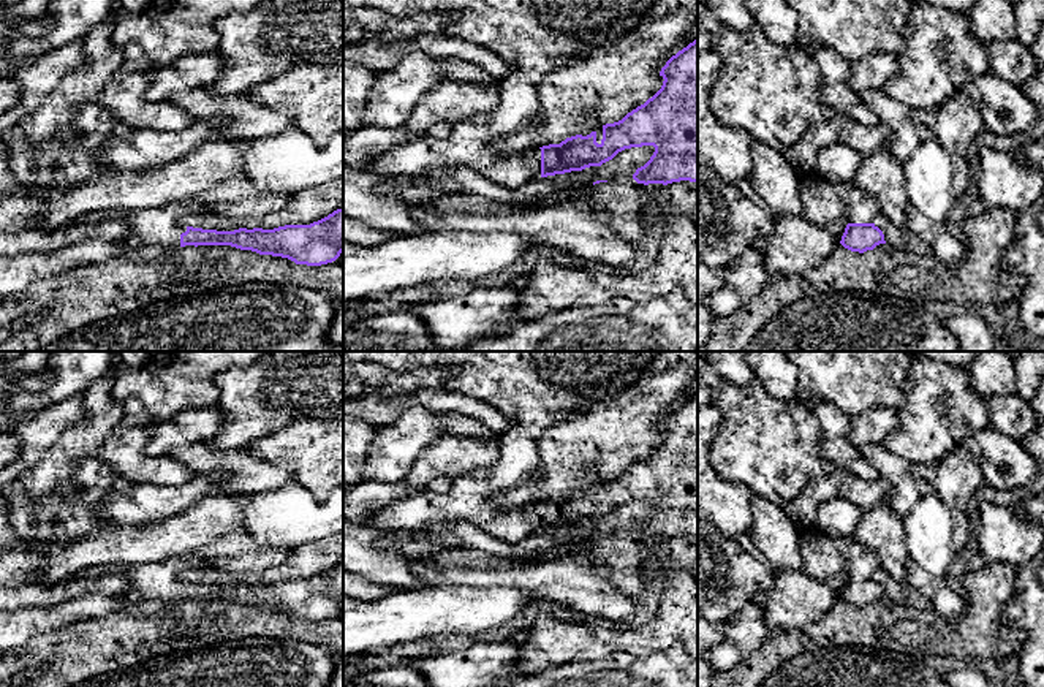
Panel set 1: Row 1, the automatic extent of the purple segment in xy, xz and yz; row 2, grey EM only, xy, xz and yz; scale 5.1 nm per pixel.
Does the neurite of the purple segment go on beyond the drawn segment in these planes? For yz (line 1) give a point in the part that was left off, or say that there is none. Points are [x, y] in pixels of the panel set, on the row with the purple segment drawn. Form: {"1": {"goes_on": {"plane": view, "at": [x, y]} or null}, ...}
{"1": {"goes_on": {"plane": "yz", "at": [823, 200]}}}

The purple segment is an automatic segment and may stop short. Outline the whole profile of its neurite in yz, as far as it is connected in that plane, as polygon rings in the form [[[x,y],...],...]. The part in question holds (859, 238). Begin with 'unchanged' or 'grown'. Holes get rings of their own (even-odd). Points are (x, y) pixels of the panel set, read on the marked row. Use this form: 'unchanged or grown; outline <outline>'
grown; outline [[[819,174],[802,176],[799,193],[804,204],[802,217],[811,223],[846,220],[840,244],[864,253],[886,244],[883,231],[873,223],[879,214],[878,203],[854,182],[832,182]]]

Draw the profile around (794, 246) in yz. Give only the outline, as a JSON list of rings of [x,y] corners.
[[[774,215],[775,228],[767,237],[764,268],[770,274],[796,275],[821,266],[840,245],[846,228],[845,218],[811,223],[802,215]]]

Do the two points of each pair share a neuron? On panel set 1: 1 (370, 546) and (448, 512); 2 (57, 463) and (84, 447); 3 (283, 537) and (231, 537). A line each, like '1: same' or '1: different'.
1: different
2: same
3: different

